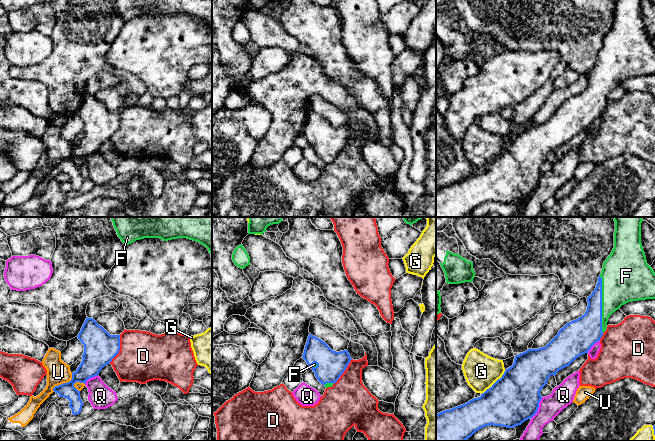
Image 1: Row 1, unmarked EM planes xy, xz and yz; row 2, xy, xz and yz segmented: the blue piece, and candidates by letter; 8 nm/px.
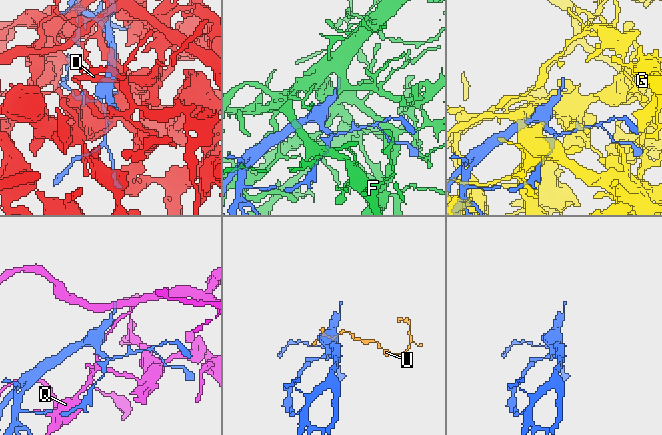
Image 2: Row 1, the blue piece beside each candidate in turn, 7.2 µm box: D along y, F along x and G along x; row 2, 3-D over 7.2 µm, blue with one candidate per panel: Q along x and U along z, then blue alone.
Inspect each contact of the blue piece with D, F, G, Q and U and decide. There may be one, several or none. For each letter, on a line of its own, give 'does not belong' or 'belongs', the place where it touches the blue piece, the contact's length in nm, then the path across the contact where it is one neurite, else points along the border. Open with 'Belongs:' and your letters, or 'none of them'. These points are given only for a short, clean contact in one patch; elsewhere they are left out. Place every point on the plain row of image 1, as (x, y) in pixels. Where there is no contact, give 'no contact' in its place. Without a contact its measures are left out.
Belongs: F
D: does not belong; meets blue in xy at (119, 125); contact 240 nm long
F: belongs; meets blue in yz at (601, 80); contact 460 nm long
G: does not belong; meets blue in yz at (495, 158); contact 280 nm long
Q: does not belong; meets blue in yz at (538, 183); contact 200 nm long
U: does not belong; meets blue in xy at (63, 159); contact 220 nm long; border along xy (72, 149), (72, 153), (68, 157), (56, 161), (52, 166)

